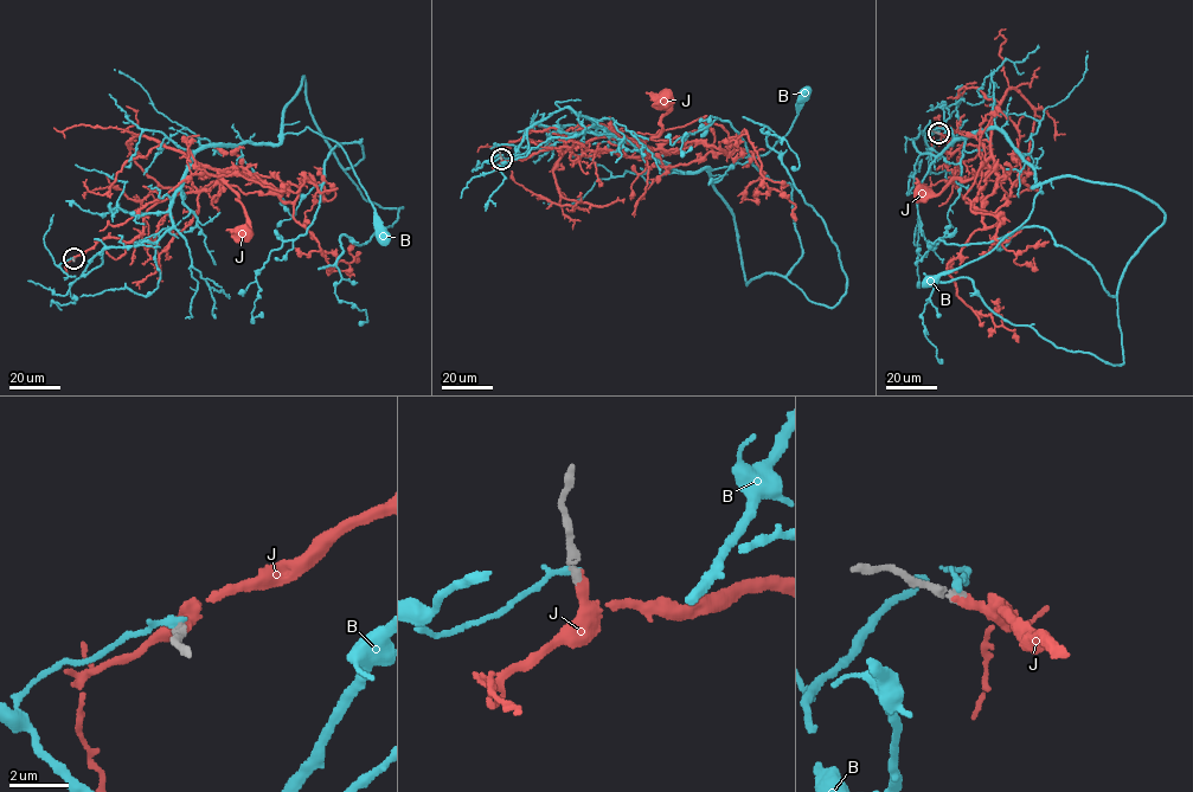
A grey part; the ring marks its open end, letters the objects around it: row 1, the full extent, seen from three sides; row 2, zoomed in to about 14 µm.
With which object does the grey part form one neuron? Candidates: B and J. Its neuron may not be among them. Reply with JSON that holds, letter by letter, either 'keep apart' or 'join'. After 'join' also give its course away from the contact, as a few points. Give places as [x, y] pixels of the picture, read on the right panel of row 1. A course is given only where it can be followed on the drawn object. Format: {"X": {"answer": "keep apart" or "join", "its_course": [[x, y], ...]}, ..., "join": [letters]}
{"B": {"answer": "keep apart"}, "J": {"answer": "join", "its_course": [[938, 134], [951, 137], [945, 154], [974, 146], [994, 168], [987, 158], [973, 178], [921, 192]]}, "join": ["J"]}

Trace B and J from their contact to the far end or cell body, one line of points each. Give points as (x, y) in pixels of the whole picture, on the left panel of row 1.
B: (74, 258), (59, 266), (84, 276), (102, 250), (158, 242), (198, 150), (307, 127), (344, 152), (383, 238)
J: (74, 259), (103, 239), (133, 242), (153, 206), (207, 190), (222, 175), (218, 172), (243, 207), (243, 232)

